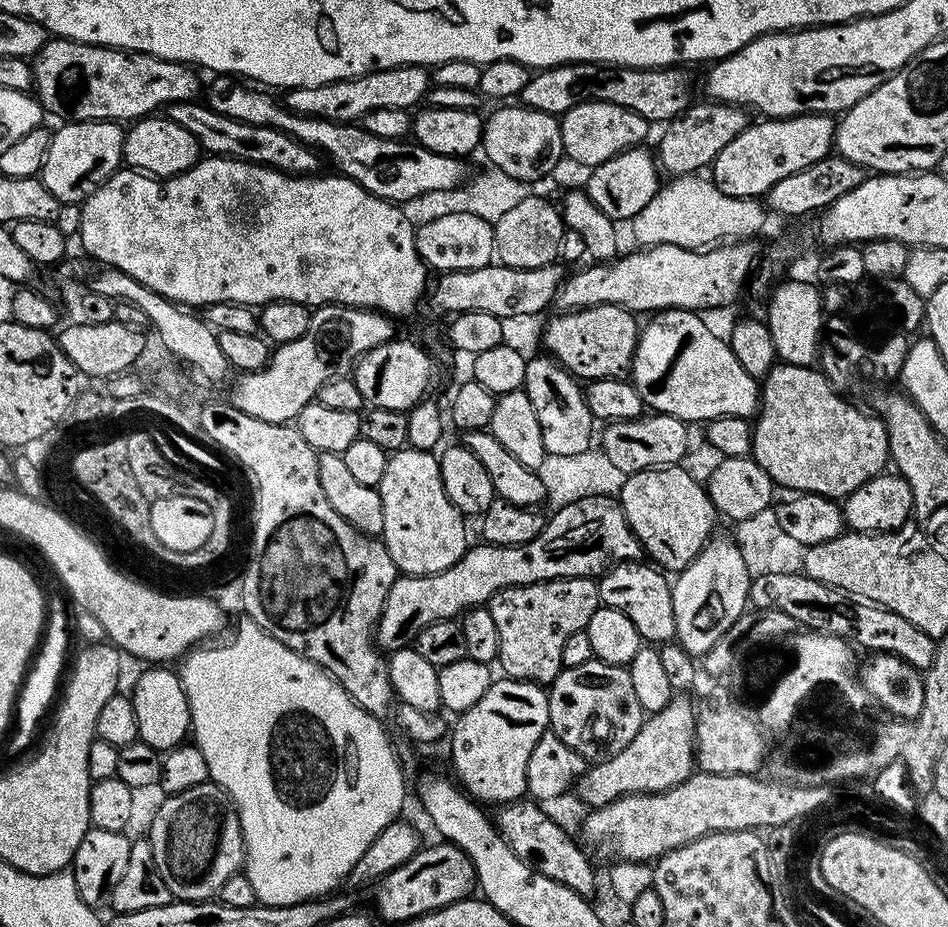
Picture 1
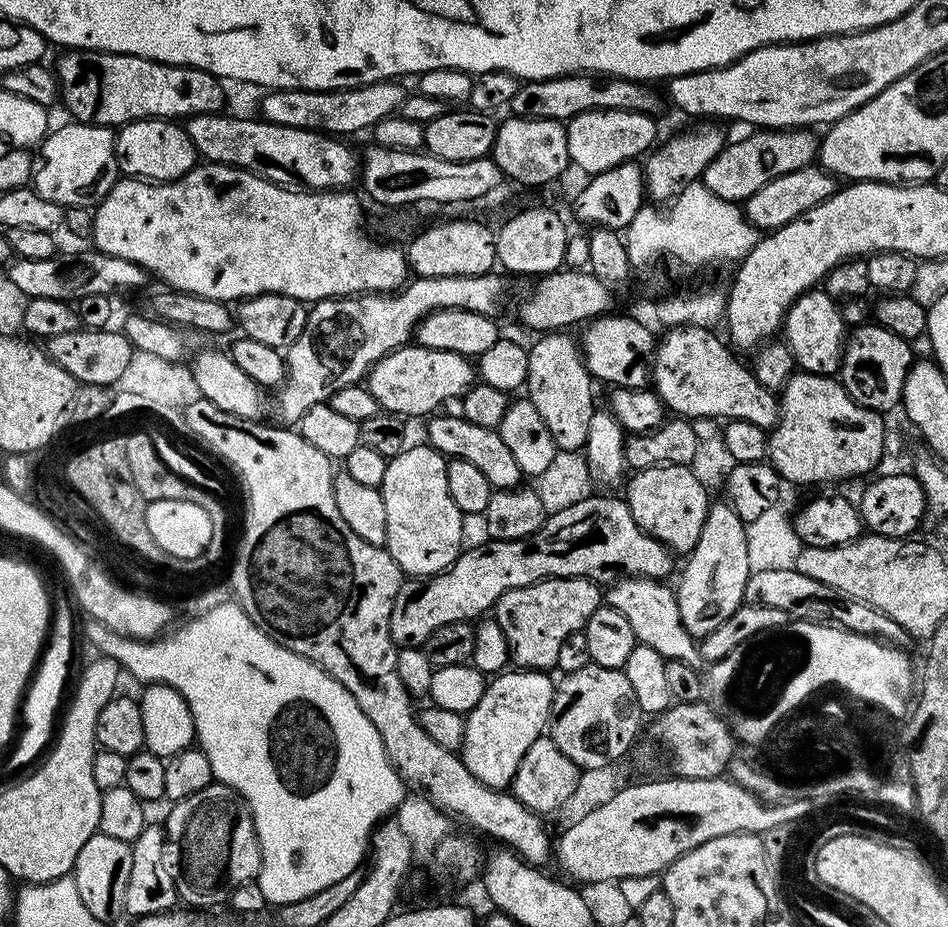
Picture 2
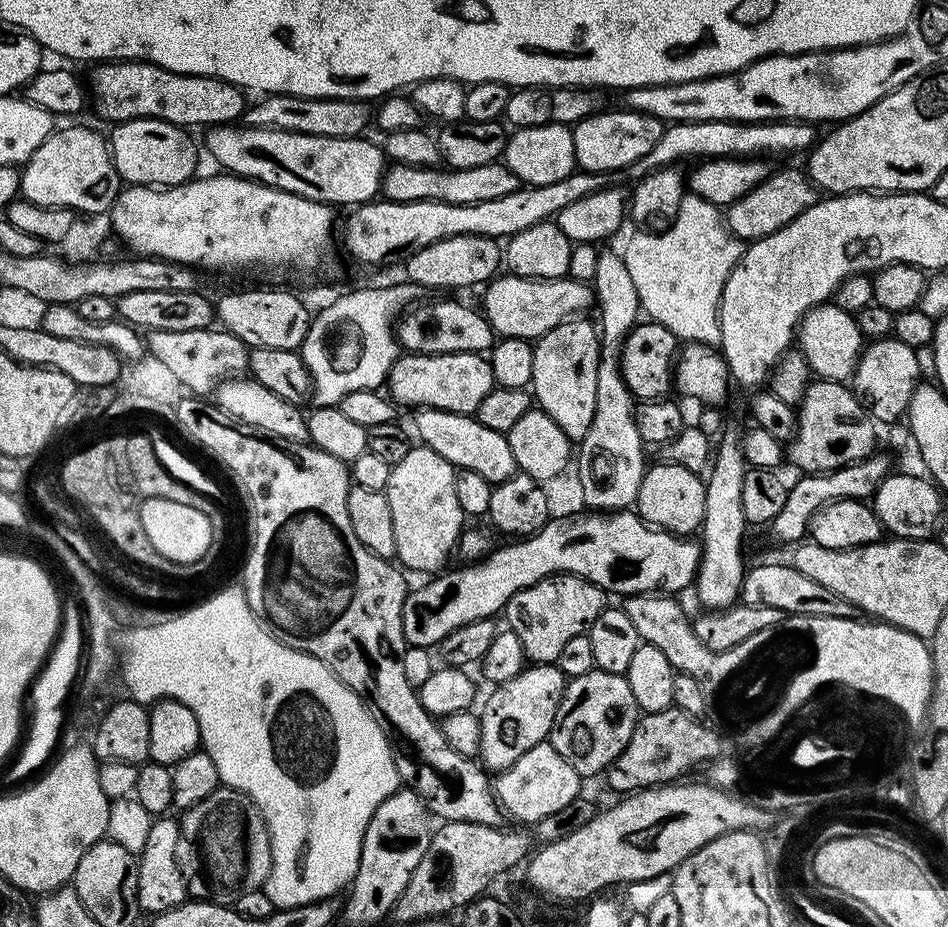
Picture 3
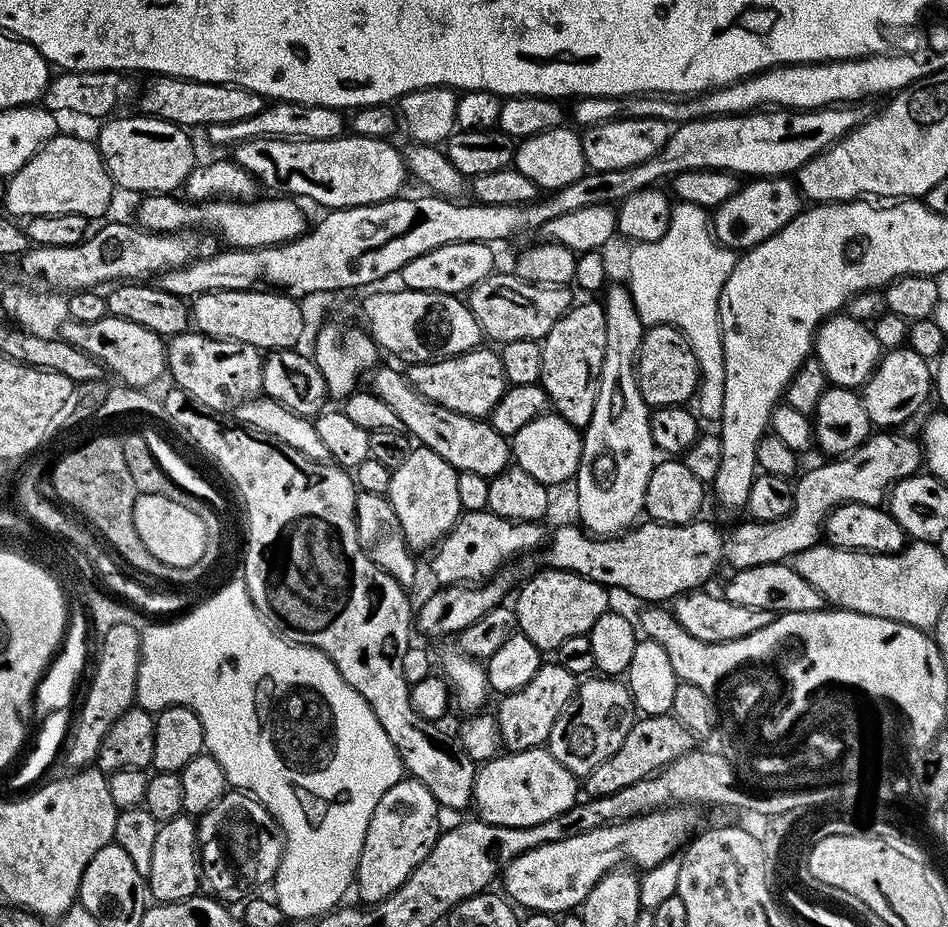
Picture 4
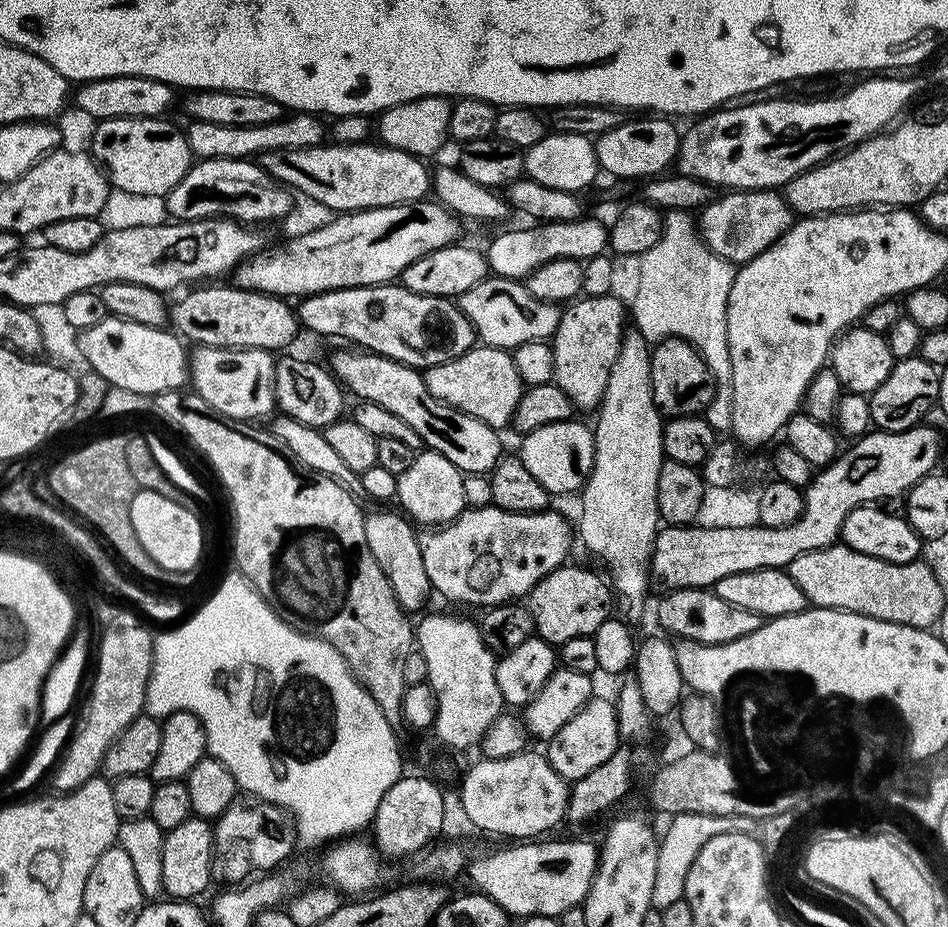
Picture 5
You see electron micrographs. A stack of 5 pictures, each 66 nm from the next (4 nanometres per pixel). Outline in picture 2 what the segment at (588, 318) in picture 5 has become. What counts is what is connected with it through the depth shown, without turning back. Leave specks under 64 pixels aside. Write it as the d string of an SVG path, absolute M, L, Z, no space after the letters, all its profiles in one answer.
M557 330L539 337L536 345L531 345L528 353L528 383L526 385L526 399L532 403L534 410L542 414L542 422L546 422L546 430L550 430L550 438L554 438L557 449L562 452L577 452L588 443L590 434L590 418L594 411L592 405L592 387L594 381L584 364L584 358L579 343L568 337L569 333Z

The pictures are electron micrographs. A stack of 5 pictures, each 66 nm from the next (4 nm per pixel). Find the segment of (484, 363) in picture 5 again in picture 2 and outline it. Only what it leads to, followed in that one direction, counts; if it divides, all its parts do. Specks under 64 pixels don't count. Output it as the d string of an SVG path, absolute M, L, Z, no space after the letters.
M405 346L386 354L370 369L366 387L386 412L413 418L435 413L443 400L459 401L474 383L474 364L456 352L439 352L433 348Z

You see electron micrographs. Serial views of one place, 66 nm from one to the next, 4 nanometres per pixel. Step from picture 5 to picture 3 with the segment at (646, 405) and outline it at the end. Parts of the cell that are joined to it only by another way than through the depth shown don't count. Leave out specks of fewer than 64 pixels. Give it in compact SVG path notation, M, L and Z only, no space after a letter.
M601 251L598 270L590 281L594 289L594 304L600 307L598 331L602 337L598 366L598 394L594 406L594 422L584 440L579 441L574 469L581 476L584 502L592 510L628 510L636 503L638 486L646 471L644 439L638 434L634 397L620 373L620 354L628 333L642 316L638 290L626 270L623 255Z

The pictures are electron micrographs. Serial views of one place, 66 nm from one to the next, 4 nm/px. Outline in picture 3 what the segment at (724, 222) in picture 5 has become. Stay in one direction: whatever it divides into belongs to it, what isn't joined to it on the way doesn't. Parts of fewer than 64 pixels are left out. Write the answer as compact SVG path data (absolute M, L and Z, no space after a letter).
M784 168L781 172L773 171L761 184L754 186L742 198L738 198L733 204L727 205L726 223L728 229L741 240L751 242L761 240L763 236L774 234L782 230L798 214L810 210L818 199L818 189L808 178L807 171L796 168Z

